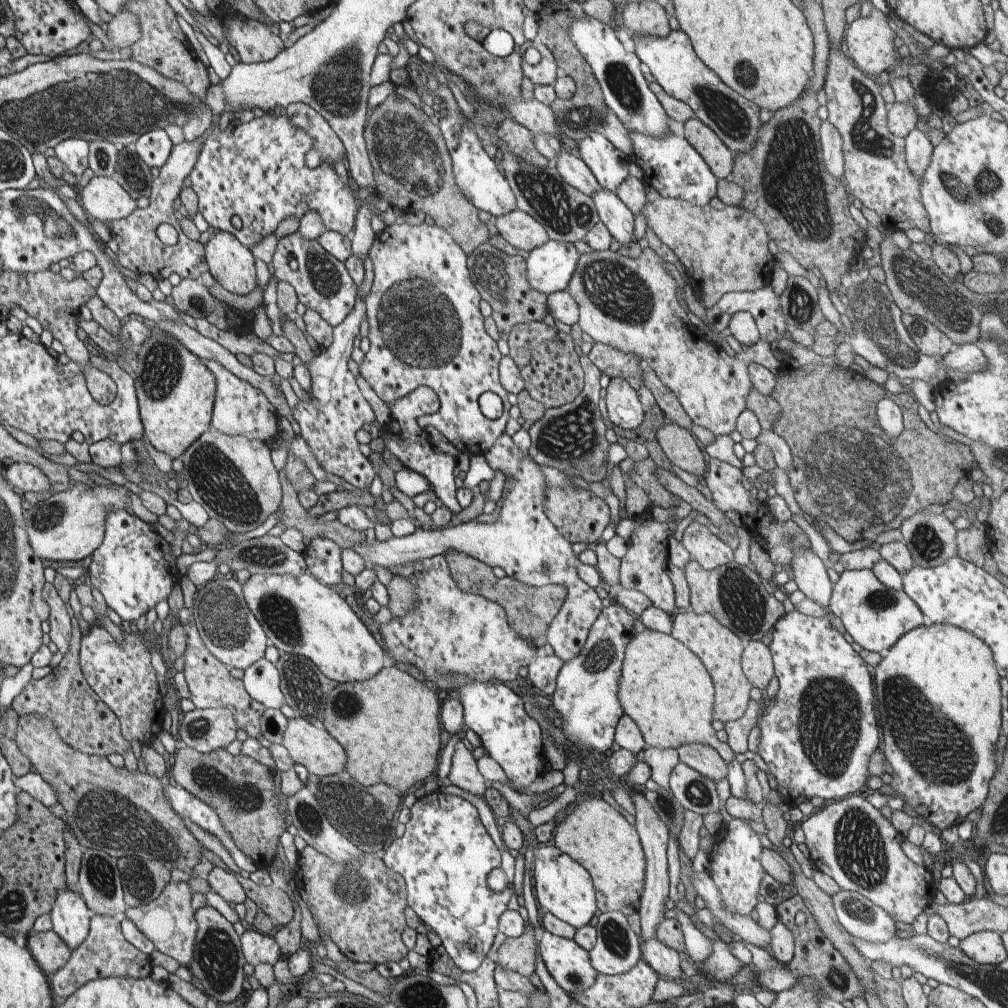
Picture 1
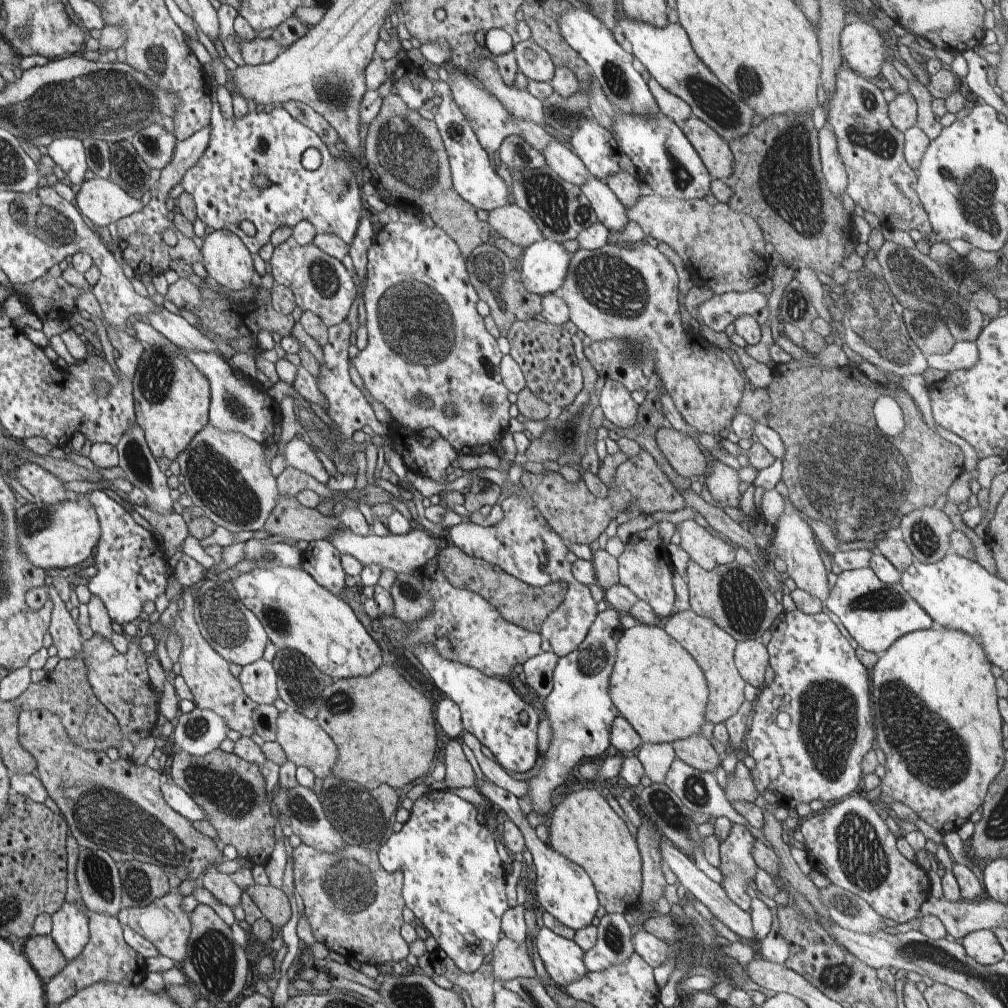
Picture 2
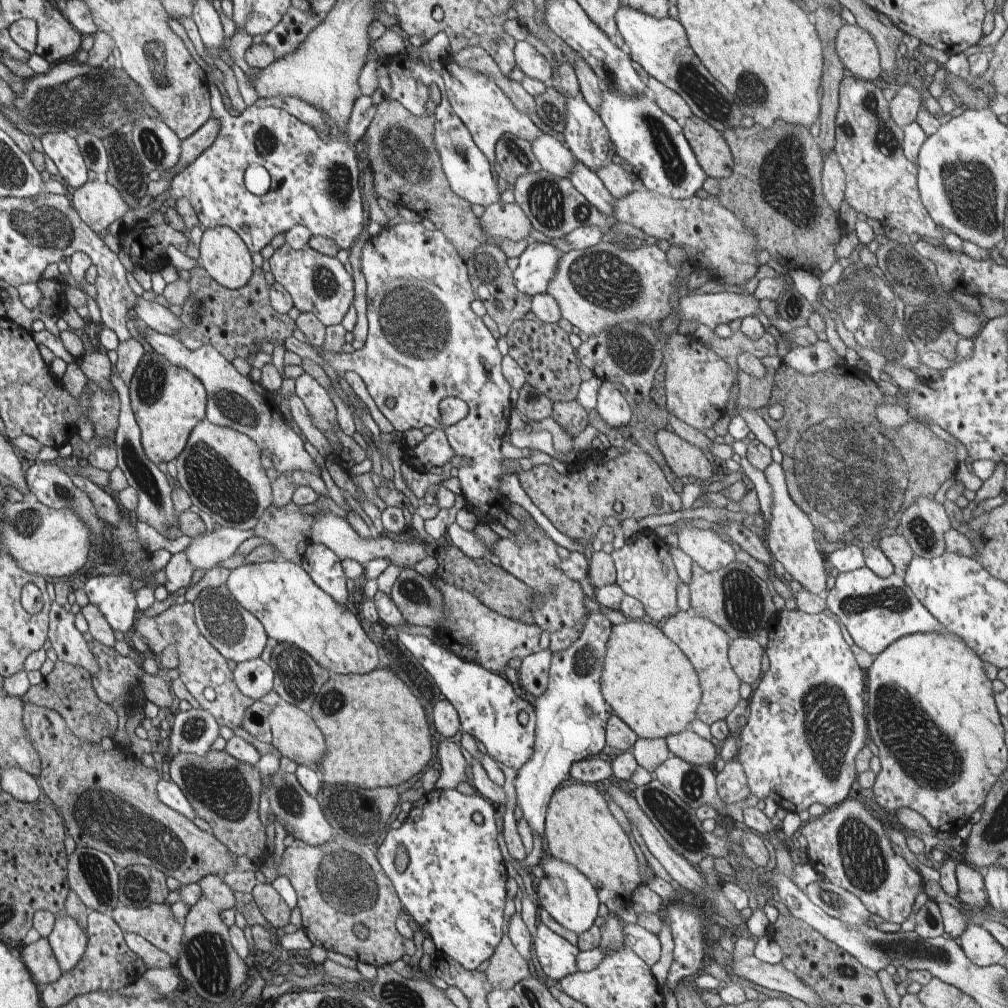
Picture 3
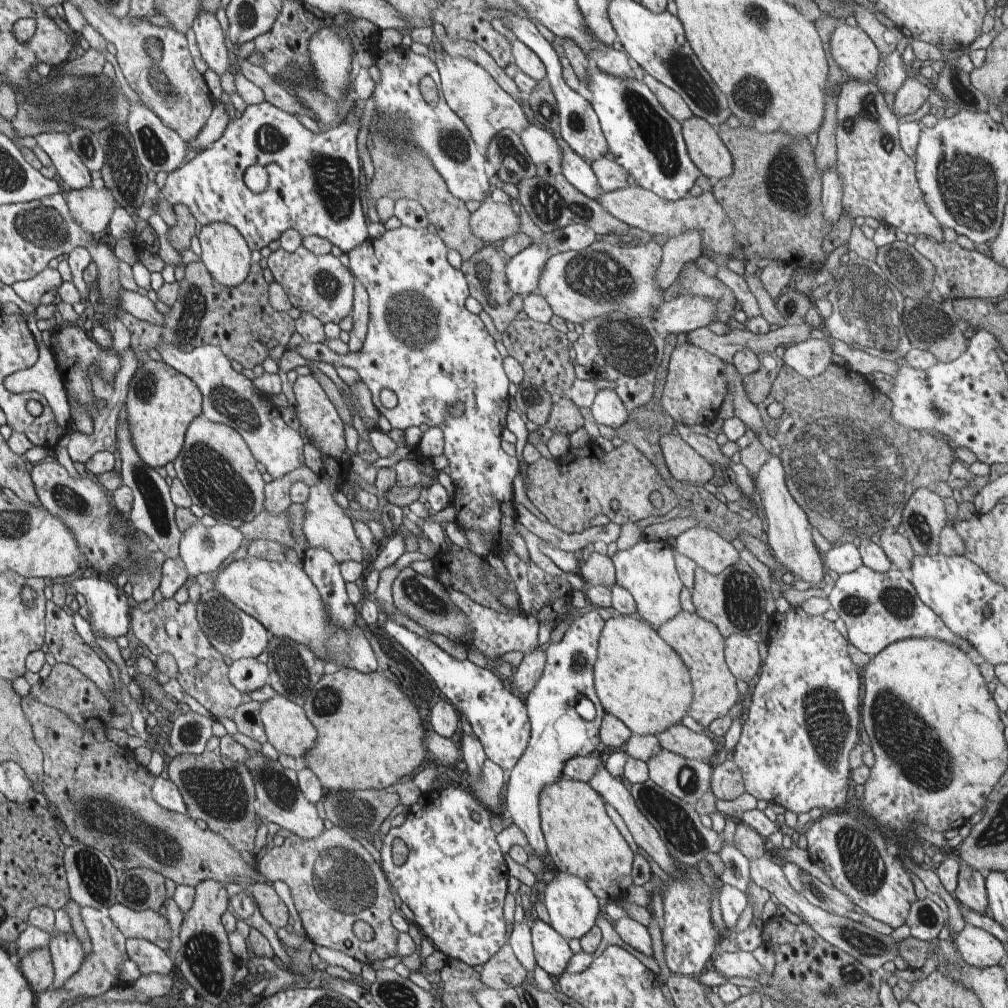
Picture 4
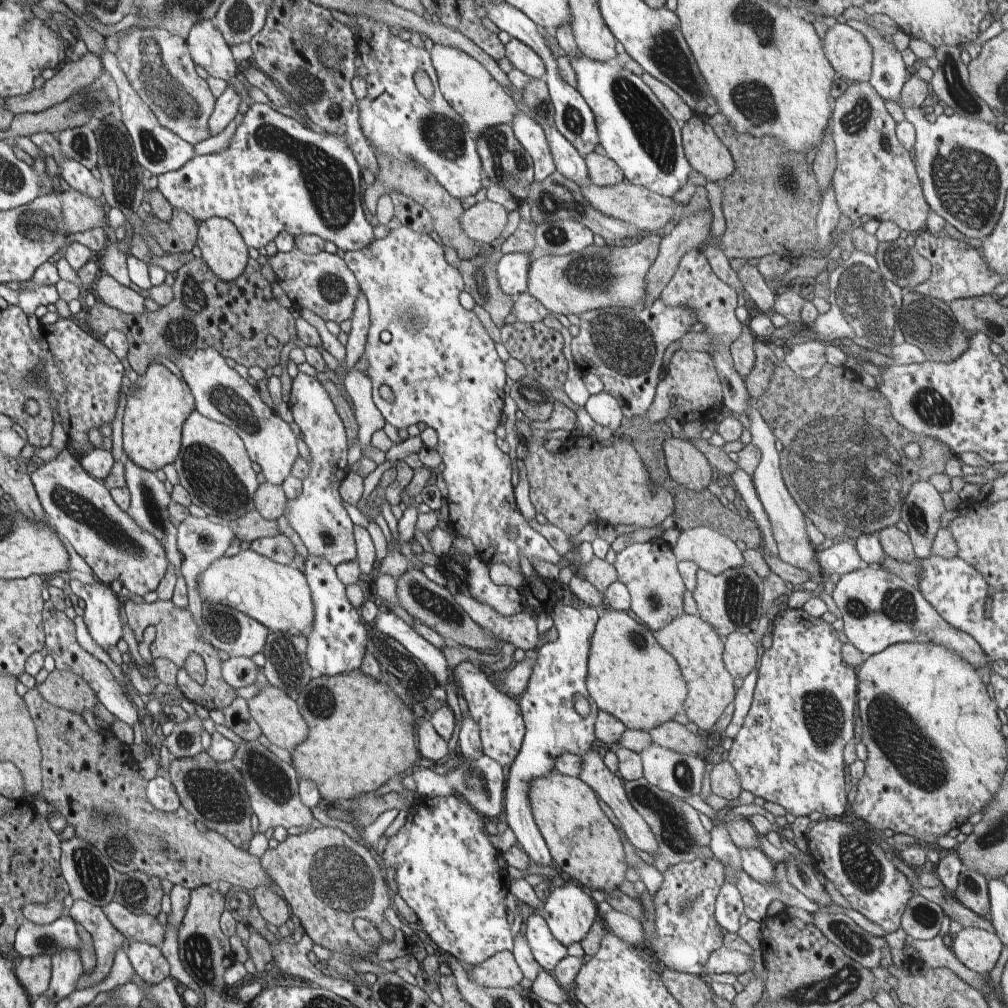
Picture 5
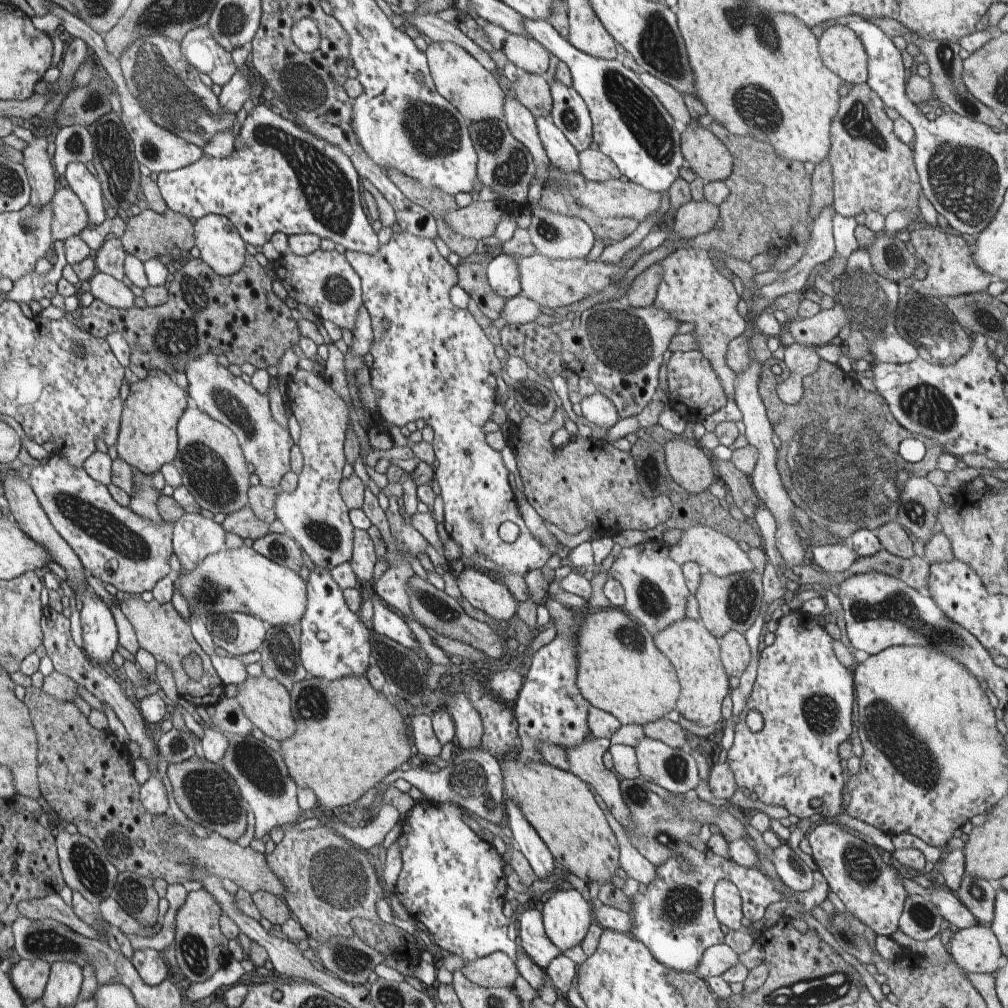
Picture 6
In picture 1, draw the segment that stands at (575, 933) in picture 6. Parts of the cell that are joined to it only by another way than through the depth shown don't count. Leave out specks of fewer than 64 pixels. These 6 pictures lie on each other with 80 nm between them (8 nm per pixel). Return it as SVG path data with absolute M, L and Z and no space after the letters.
M511 807L510 811L512 820L521 828L525 836L526 845L533 841L538 843L534 850L534 890L536 890L538 904L544 908L544 911L547 910L548 913L571 924L574 928L579 929L581 926L588 925L598 910L593 878L589 872L558 847L544 846L539 843L530 822Z

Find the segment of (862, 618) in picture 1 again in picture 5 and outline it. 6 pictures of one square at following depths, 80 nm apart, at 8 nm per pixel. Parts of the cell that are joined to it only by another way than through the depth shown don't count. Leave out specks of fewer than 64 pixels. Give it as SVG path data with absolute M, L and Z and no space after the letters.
M862 564L855 571L841 575L835 585L831 596L842 613L843 637L860 652L875 655L893 644L903 642L938 643L957 652L977 670L991 666L989 656L976 640L948 624L915 585L907 583L888 569Z

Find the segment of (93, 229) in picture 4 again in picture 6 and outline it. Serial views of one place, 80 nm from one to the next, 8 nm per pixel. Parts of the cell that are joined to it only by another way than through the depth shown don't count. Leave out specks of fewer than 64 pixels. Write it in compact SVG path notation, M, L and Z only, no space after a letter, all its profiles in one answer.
M58 187L50 200L55 240L66 240L89 226L89 214L78 195L69 187Z

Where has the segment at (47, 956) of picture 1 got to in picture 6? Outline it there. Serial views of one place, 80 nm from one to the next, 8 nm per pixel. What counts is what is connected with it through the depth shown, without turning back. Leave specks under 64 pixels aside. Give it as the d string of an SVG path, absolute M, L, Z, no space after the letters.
M43 959L20 961L11 968L13 984L29 1002L42 999L50 982L51 964Z

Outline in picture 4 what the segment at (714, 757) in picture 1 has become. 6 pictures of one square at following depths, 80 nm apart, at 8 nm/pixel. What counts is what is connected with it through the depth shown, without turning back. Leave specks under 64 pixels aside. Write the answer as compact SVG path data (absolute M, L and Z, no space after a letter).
M680 723L656 736L664 749L687 759L708 762L715 751L711 735L698 734Z

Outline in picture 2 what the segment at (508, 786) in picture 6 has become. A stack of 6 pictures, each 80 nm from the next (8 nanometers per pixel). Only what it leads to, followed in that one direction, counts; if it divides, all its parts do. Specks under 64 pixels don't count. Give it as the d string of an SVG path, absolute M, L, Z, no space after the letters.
M586 788L570 793L558 806L549 813L548 830L550 846L564 855L573 863L579 864L593 880L599 903L604 906L607 913L630 912L639 906L641 884L643 883L643 860L639 851L637 840L628 831L626 822L616 814L606 801L605 793L598 788Z

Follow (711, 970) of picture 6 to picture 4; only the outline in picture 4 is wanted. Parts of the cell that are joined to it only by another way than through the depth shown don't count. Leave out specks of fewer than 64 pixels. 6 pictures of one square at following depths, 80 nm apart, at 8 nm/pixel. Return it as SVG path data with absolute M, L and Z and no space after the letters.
M718 951L713 960L713 965L716 966L718 972L728 978L742 976L742 978L758 980L763 971L762 965L754 958L754 955L746 951L734 953Z

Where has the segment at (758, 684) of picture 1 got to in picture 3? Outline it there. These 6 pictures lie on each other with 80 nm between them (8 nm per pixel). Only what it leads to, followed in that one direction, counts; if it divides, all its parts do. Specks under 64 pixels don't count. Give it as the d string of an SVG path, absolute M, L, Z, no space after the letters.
M737 638L730 643L728 656L741 682L747 682L753 687L758 684L763 675L760 660L764 652L756 638Z

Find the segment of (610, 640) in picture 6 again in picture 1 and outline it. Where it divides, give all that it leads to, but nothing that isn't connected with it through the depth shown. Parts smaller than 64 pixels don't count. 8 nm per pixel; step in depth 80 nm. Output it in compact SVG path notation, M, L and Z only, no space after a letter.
M650 629L636 633L628 643L621 668L618 698L624 712L637 724L648 747L655 749L676 749L682 745L700 743L710 745L729 765L735 759L735 752L718 736L712 727L715 688L712 677L704 663L671 634Z

